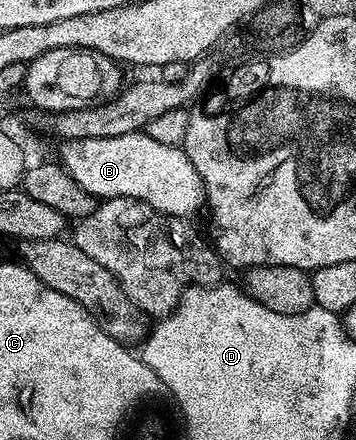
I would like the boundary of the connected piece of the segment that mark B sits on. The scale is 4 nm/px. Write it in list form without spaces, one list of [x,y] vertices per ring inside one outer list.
[[[144,130],[140,132],[132,132],[131,134],[119,134],[119,138],[87,138],[86,140],[75,140],[68,145],[69,148],[65,152],[65,160],[63,159],[64,167],[75,178],[75,182],[79,182],[79,186],[83,186],[83,190],[87,190],[92,196],[98,198],[108,198],[111,196],[130,196],[136,200],[143,201],[144,204],[150,204],[157,212],[163,213],[165,216],[175,216],[178,218],[189,218],[189,215],[196,210],[197,207],[202,207],[205,200],[205,190],[202,185],[199,174],[195,170],[195,166],[191,166],[191,162],[187,158],[187,154],[181,148],[172,148],[171,146],[162,146],[161,143],[155,142],[155,138],[148,136]]]

